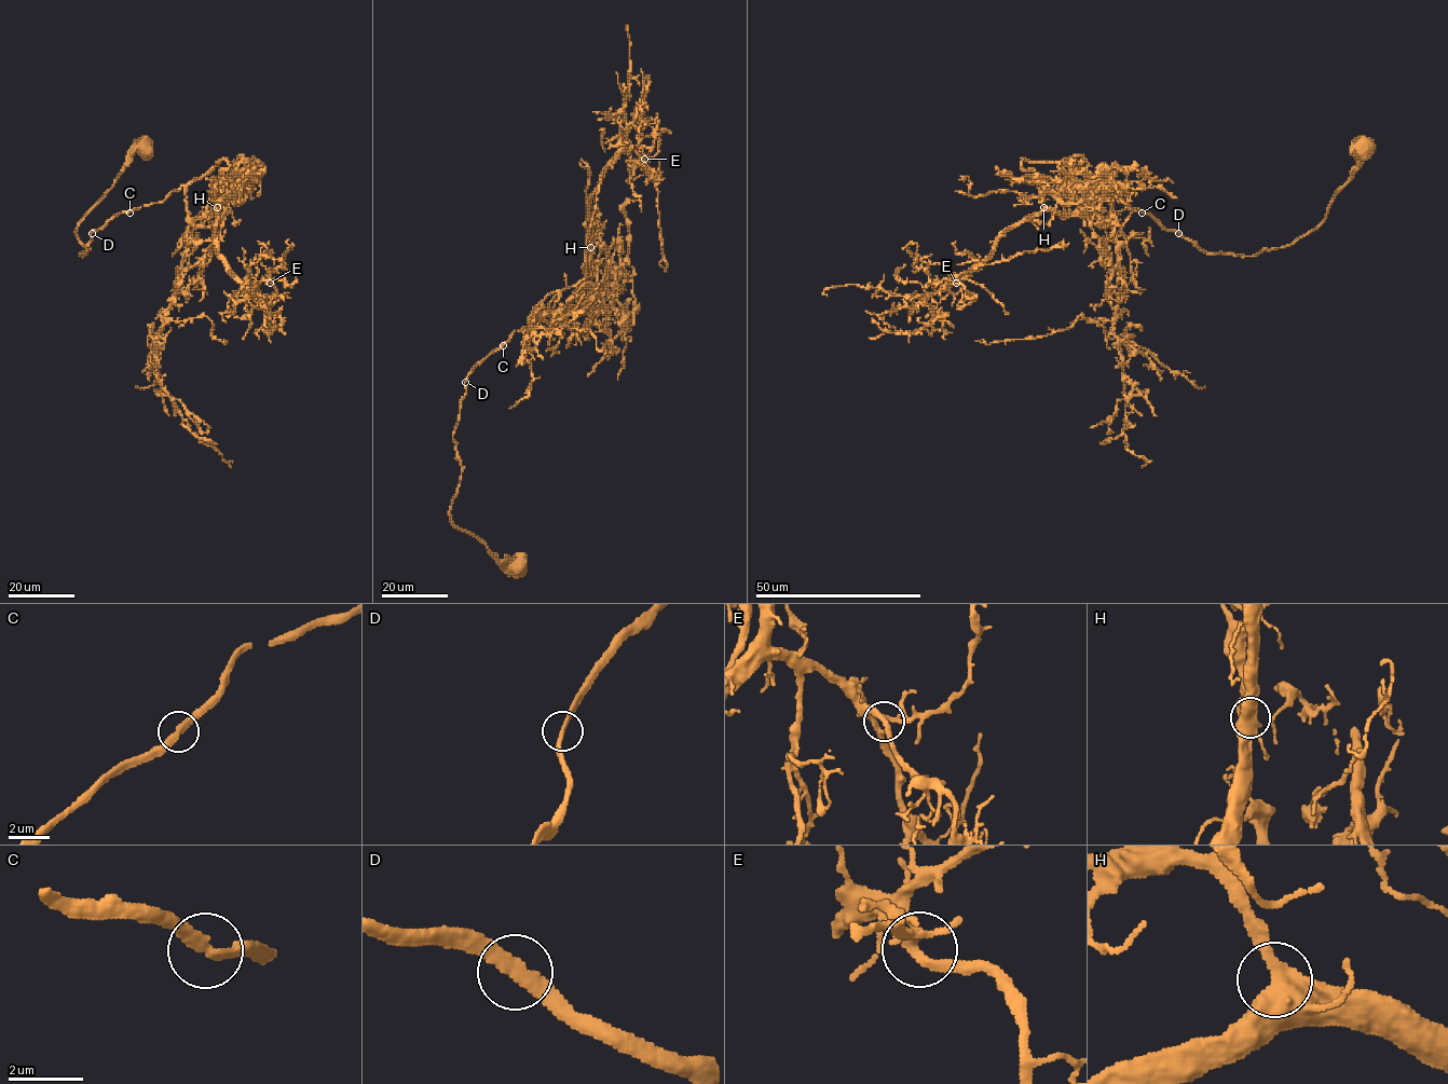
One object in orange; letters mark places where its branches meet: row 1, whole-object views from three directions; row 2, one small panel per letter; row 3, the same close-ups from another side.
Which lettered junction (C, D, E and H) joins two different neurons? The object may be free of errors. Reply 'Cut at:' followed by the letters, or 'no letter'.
Cut at: no letter

